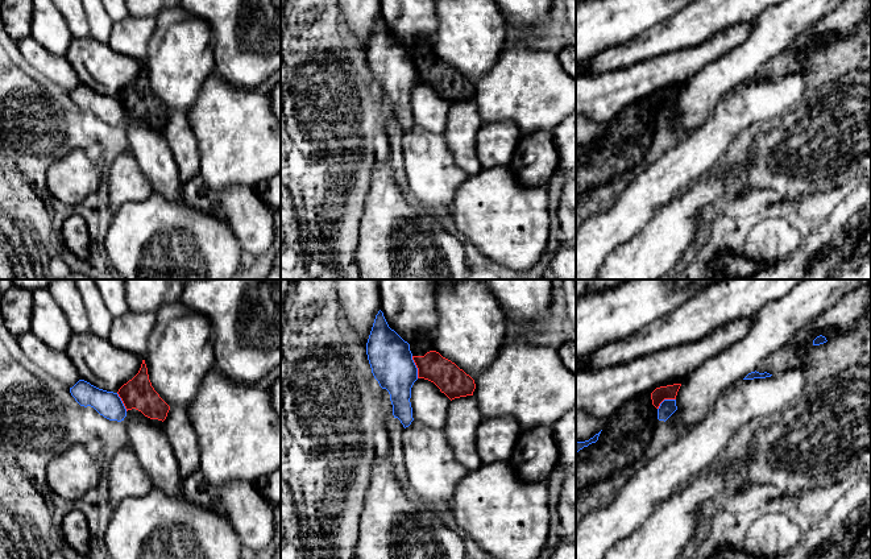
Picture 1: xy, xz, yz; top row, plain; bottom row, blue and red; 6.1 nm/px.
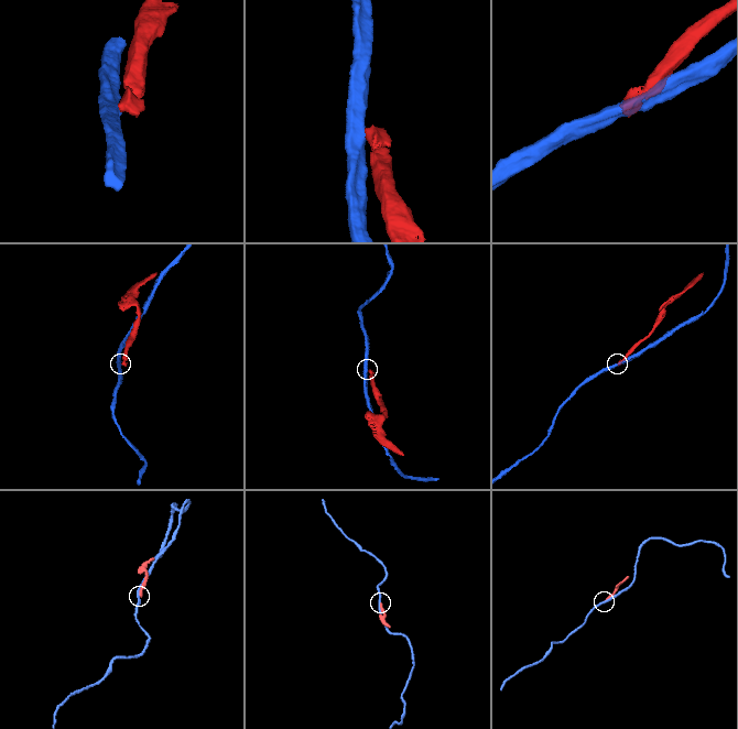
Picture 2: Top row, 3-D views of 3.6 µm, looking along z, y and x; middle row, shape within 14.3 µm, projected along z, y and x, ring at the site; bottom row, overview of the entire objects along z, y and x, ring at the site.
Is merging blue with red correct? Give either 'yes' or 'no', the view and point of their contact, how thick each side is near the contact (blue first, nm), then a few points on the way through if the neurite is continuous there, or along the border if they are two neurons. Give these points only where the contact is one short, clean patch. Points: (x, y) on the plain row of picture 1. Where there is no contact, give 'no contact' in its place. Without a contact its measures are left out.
no; contact xz (415, 71); calibres 260 and 180 nm; border xz (411, 61), (418, 82)

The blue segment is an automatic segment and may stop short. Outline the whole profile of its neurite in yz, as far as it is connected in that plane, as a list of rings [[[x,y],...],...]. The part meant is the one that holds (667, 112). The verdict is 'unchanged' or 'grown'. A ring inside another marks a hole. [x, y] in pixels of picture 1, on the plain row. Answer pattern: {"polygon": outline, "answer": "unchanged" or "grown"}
{"polygon": [[[664,104],[658,113],[658,124],[665,127],[676,115],[676,104]]], "answer": "unchanged"}

